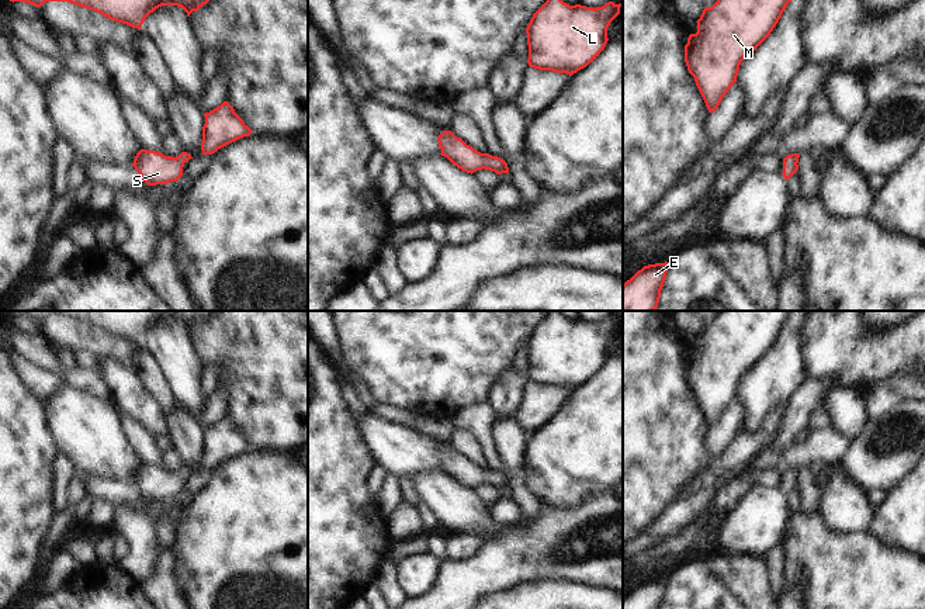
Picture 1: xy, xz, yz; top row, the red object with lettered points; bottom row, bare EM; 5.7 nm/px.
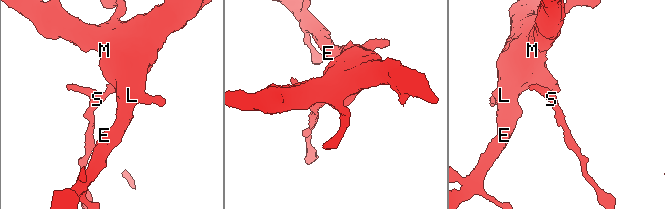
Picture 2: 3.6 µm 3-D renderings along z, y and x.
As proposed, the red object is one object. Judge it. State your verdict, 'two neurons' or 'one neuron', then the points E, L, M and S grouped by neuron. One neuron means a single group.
one neuron | E L M S

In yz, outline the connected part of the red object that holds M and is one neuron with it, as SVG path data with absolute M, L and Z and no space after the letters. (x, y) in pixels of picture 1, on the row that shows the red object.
M717 0L711 7L704 7L697 23L697 32L690 34L685 45L685 62L689 73L706 103L709 113L718 108L723 97L737 82L741 62L753 52L773 31L784 8L791 0Z

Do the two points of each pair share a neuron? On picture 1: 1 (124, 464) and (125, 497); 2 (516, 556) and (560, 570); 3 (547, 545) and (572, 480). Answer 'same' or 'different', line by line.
1: different
2: same
3: different

